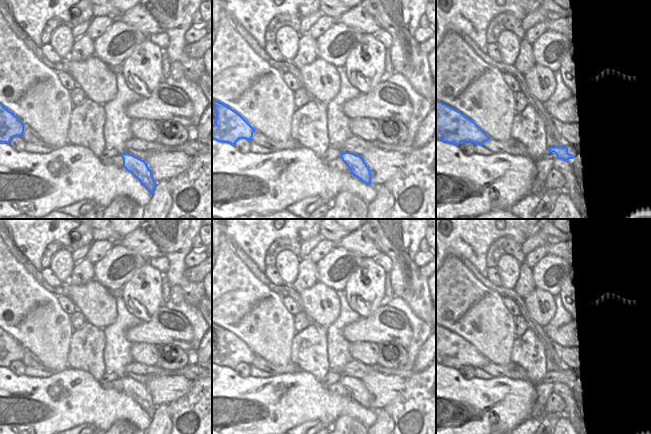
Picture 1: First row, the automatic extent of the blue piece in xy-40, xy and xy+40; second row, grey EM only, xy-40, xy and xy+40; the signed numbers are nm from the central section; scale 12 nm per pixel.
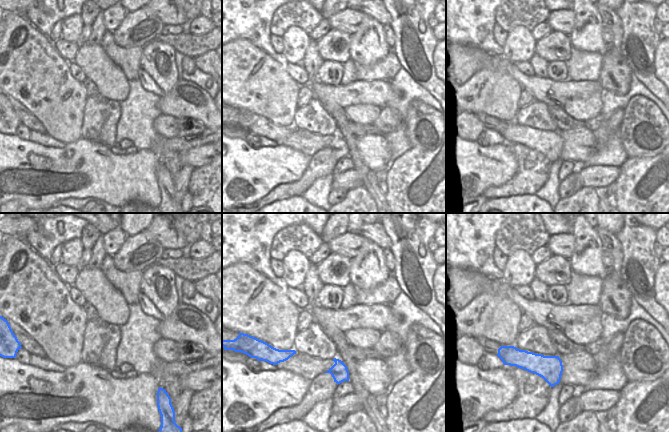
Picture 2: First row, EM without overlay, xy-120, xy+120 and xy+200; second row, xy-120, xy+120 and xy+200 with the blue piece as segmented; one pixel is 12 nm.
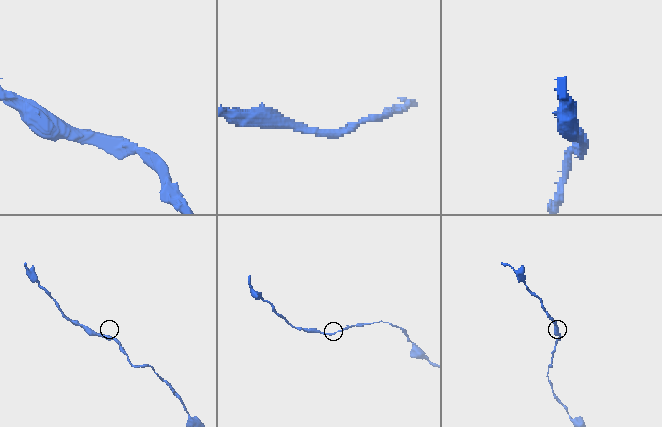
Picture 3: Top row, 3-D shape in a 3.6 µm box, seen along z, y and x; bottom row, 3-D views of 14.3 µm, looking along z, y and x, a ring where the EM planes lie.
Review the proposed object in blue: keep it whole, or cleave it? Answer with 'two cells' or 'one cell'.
one cell

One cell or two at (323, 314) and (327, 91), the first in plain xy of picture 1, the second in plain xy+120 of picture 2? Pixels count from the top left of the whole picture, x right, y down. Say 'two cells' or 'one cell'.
two cells

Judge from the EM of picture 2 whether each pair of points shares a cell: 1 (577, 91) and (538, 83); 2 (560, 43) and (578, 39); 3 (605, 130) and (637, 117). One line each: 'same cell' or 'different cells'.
1: same cell
2: different cells
3: different cells

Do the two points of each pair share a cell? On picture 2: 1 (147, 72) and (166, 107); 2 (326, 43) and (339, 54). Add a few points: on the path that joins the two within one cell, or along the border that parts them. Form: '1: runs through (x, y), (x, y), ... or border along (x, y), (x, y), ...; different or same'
1: border along (177, 80), (160, 97); different
2: runs through (329, 46), (336, 52); same

